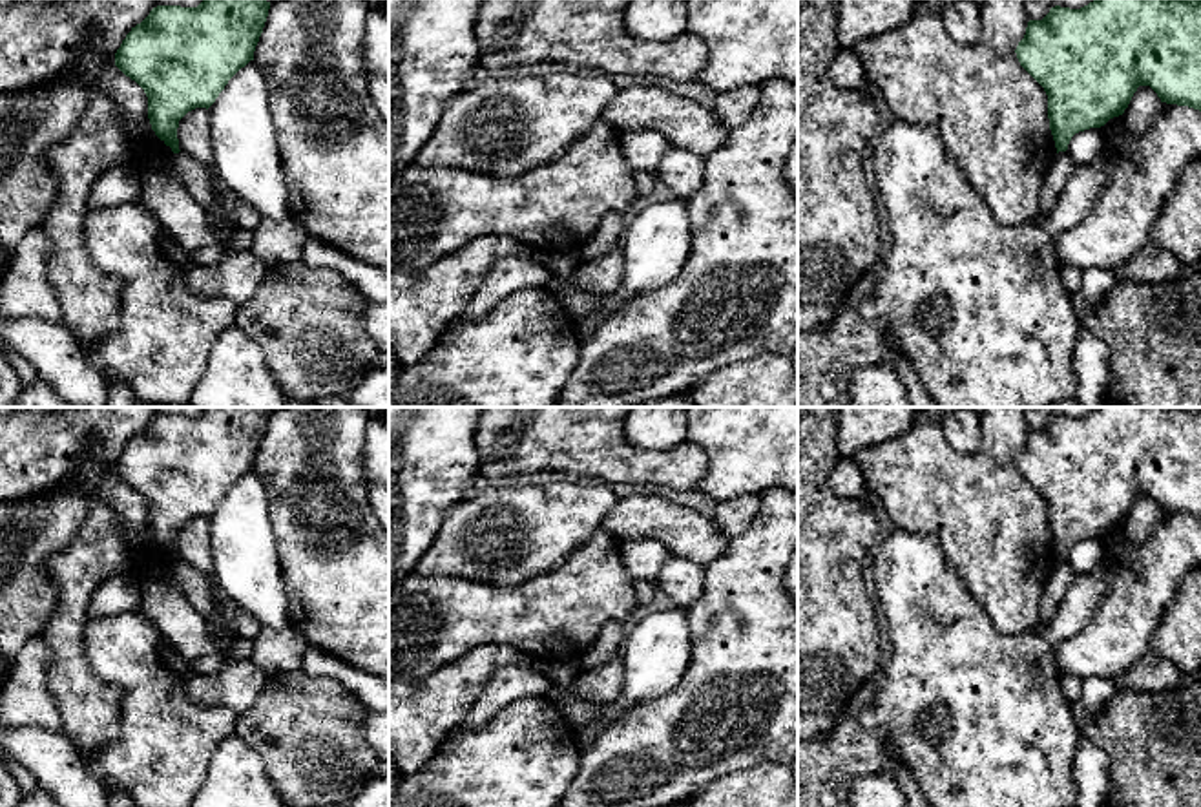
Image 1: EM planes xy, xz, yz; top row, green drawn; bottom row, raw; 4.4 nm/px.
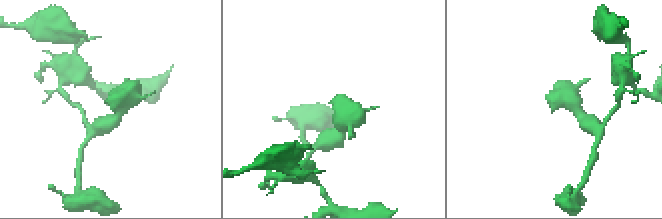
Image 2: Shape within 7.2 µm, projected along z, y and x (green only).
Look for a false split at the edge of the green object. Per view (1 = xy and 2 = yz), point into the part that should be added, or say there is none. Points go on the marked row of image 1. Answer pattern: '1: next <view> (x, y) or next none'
1: next none
2: next none

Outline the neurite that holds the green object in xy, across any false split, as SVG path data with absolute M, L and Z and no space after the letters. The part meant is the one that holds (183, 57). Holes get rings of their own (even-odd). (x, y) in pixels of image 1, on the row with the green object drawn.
M203 0L197 7L157 5L131 27L115 53L115 66L148 97L148 119L155 135L179 153L179 121L195 108L210 108L228 80L254 60L270 2Z

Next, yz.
M1093 0L1081 9L1055 5L1042 20L1028 22L1015 53L1048 95L1057 153L1068 150L1075 133L1123 115L1139 86L1150 86L1161 102L1201 111L1201 0Z

